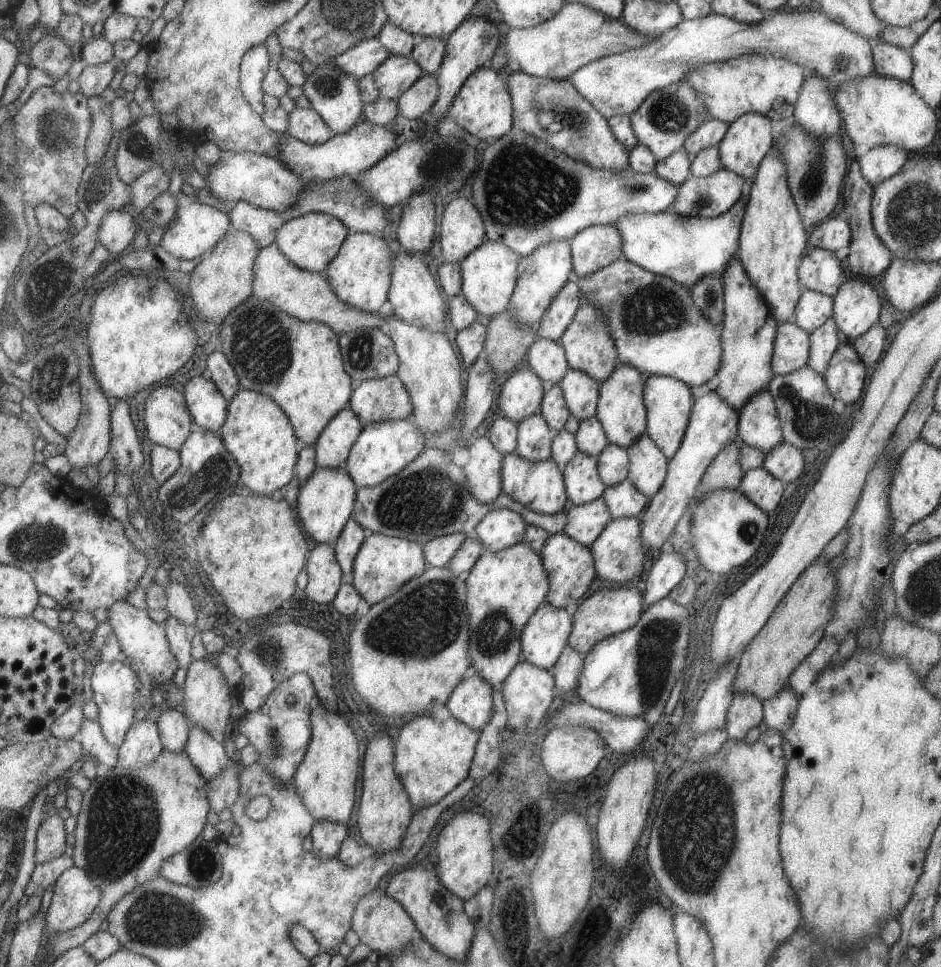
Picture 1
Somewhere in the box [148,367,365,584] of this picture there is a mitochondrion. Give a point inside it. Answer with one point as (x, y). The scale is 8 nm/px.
(215, 473)

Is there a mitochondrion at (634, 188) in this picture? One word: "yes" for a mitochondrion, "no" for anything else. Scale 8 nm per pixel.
yes

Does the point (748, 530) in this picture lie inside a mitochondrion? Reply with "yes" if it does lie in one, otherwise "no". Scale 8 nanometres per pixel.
yes

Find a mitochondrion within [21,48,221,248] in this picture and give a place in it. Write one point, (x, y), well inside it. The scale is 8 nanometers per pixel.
(54, 127)

